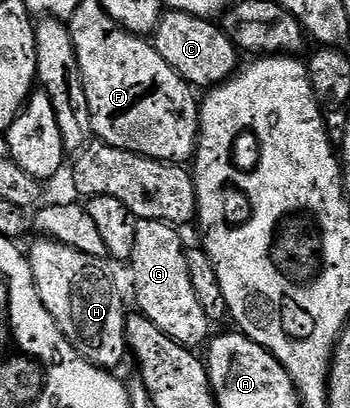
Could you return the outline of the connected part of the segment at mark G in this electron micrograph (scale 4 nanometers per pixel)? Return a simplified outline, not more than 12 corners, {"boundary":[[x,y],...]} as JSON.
{"boundary":[[139,219],[137,310],[181,347],[211,338],[175,228]]}

